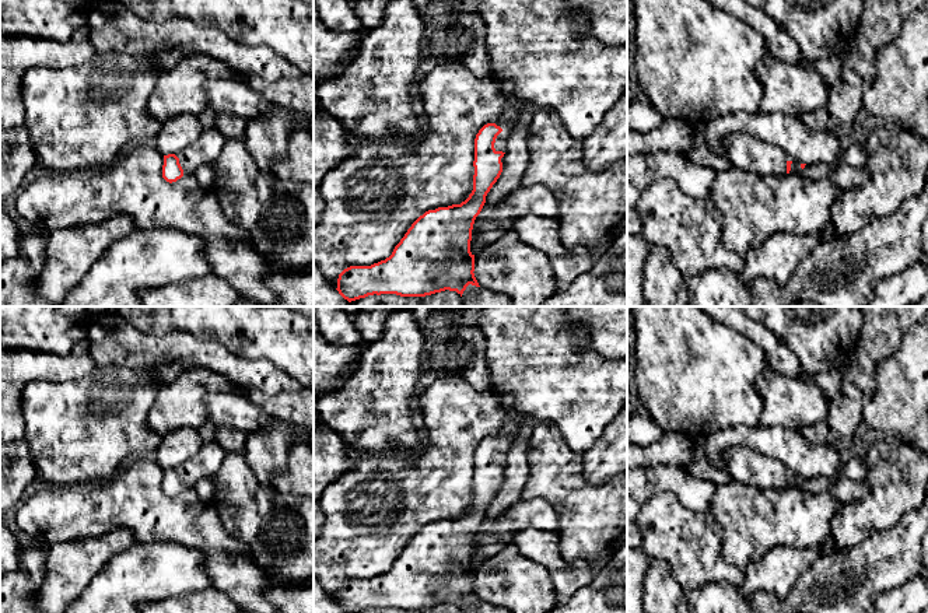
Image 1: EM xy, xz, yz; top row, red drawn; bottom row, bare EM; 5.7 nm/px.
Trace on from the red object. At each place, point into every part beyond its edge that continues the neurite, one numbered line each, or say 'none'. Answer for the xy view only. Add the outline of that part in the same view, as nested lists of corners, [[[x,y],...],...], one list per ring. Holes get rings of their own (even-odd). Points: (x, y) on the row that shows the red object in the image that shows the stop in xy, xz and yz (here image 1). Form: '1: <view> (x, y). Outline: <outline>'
1: xy (205, 150). Outline: [[[207,125],[204,132],[190,146],[175,153],[183,169],[183,176],[193,175],[202,165],[213,165],[221,154],[227,139],[220,130]]]

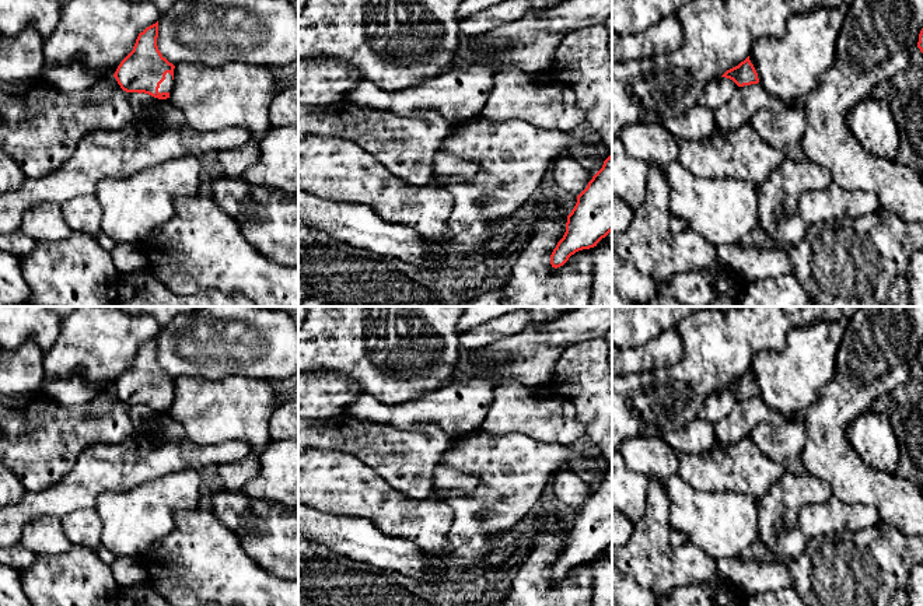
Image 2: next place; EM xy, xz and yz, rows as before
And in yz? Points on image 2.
none

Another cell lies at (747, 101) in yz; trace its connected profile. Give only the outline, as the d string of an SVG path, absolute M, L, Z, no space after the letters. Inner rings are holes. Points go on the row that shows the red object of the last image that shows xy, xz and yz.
M759 83L738 87L730 101L713 112L713 122L717 133L728 133L749 123L762 109L784 112L800 106L800 101L775 99Z

